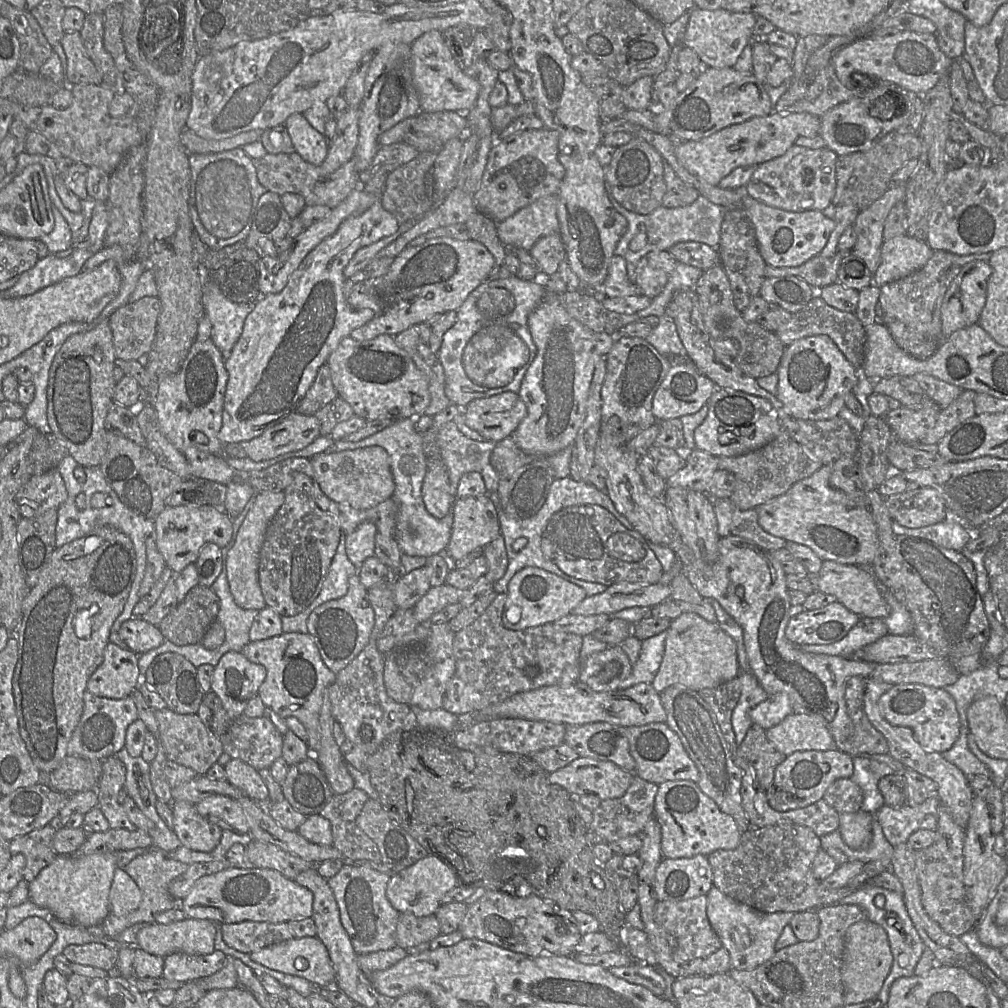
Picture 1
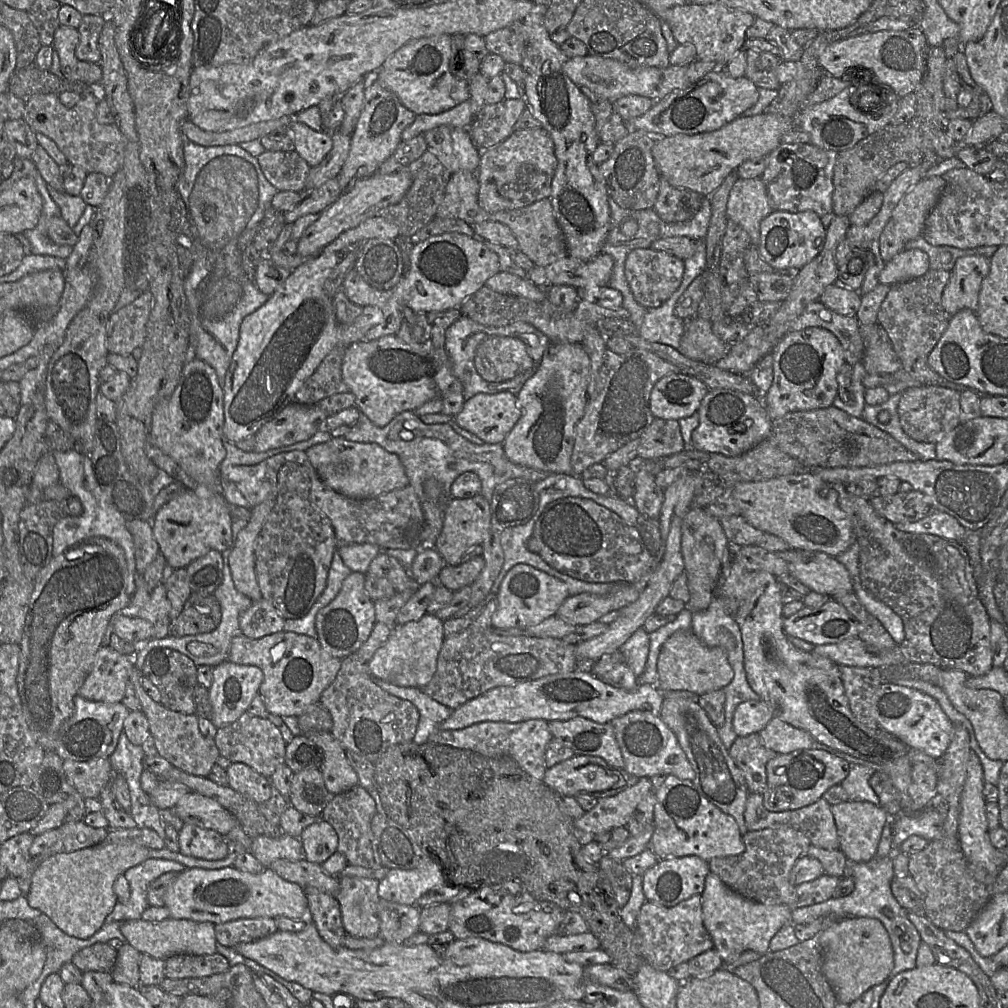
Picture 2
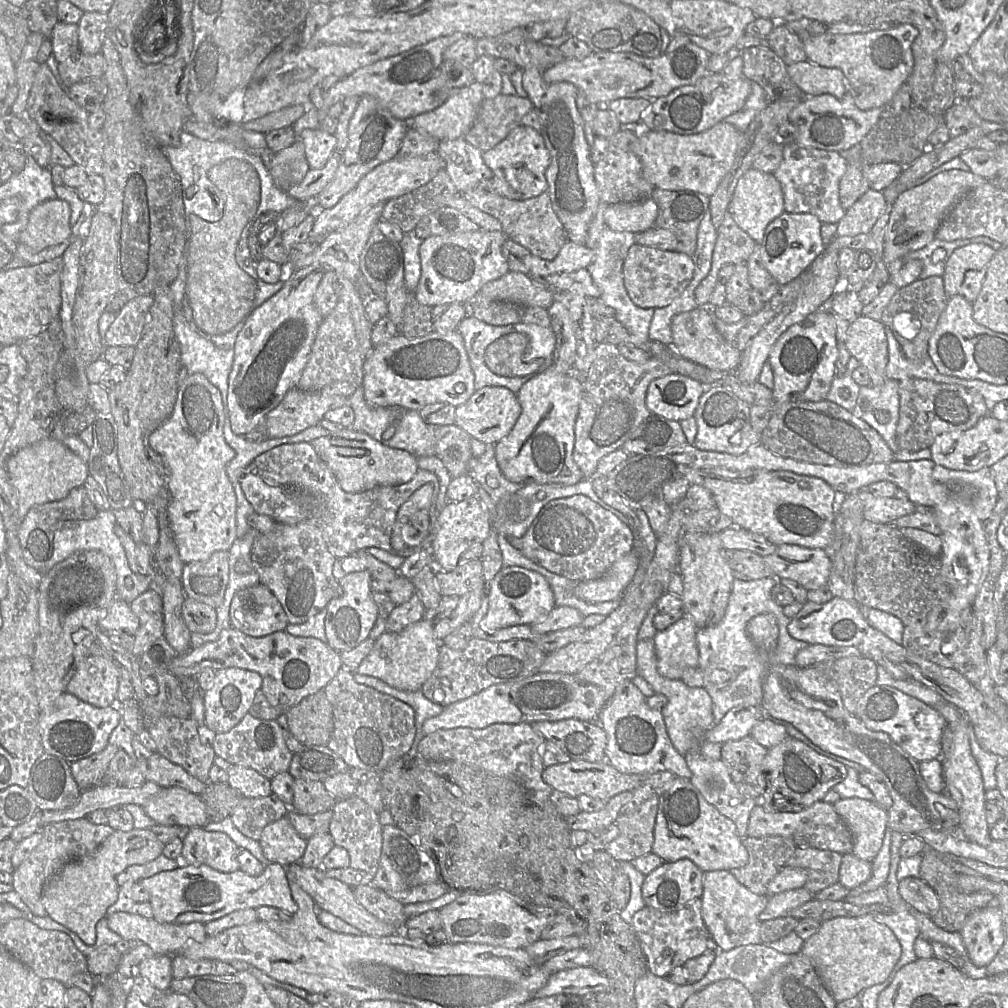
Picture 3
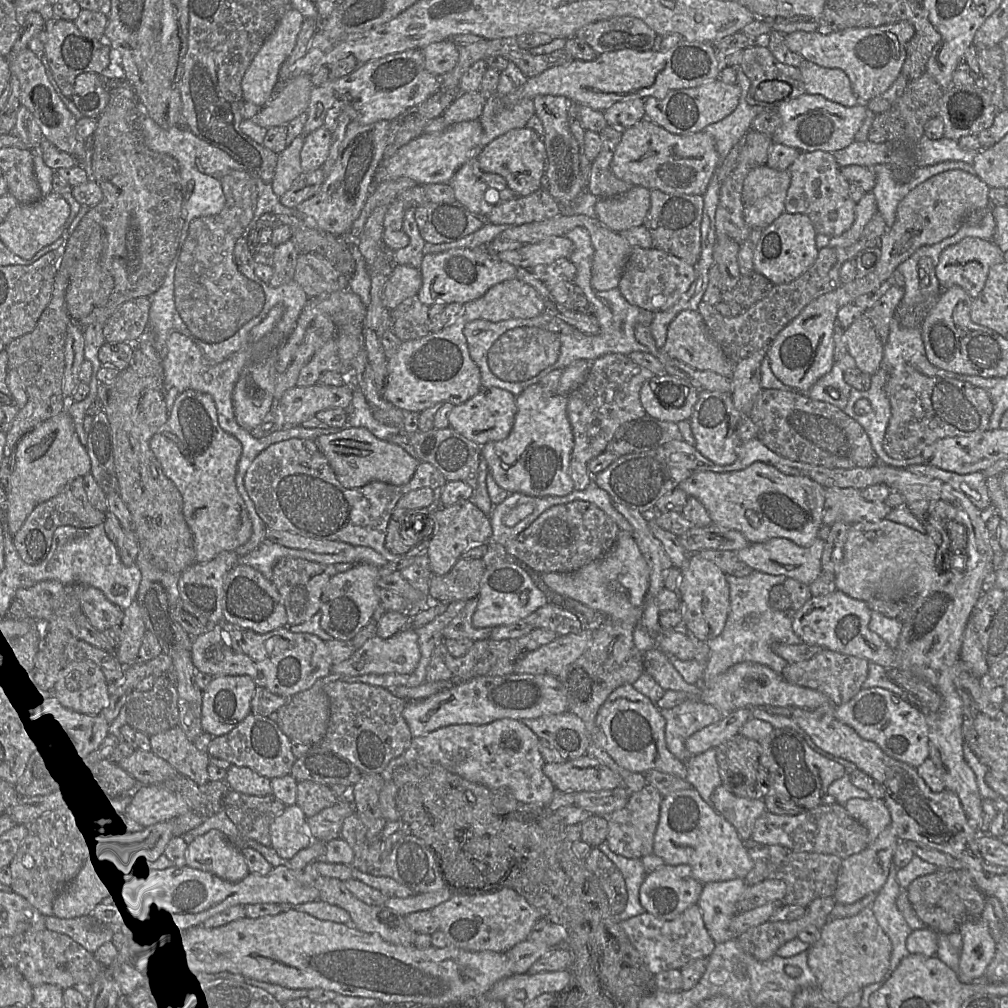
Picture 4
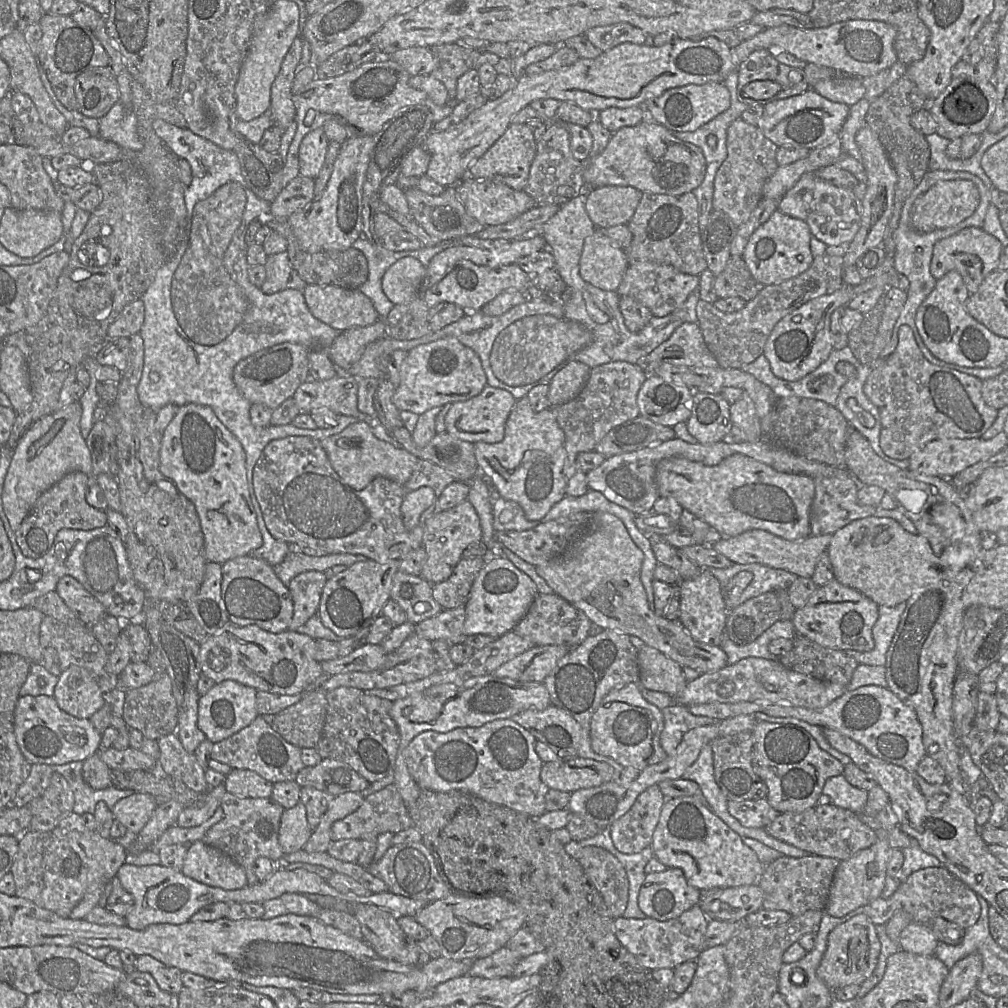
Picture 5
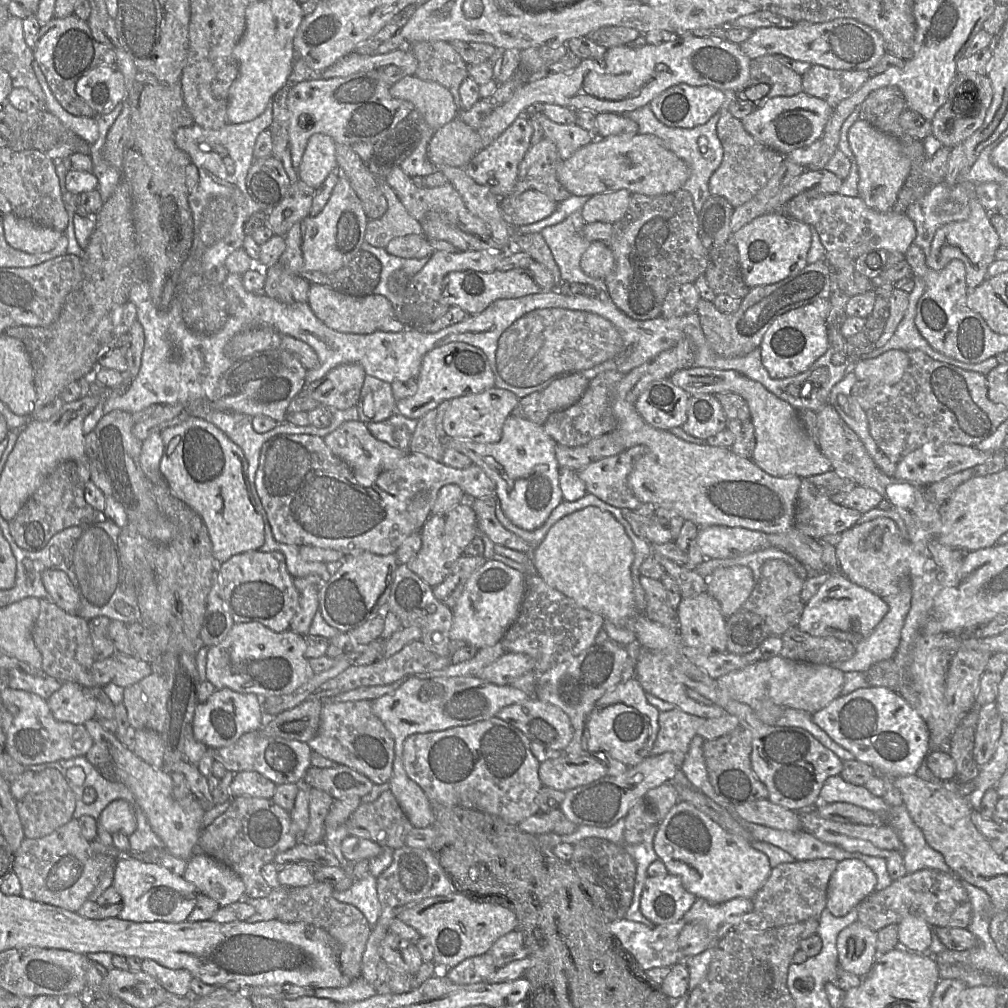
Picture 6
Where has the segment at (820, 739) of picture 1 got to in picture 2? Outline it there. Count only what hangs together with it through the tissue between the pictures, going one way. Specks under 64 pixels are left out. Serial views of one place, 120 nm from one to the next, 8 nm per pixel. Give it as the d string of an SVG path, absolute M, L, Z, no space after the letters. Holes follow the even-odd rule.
M774 716L759 732L762 743L775 754L788 754L801 749L813 749L816 741L809 733Z

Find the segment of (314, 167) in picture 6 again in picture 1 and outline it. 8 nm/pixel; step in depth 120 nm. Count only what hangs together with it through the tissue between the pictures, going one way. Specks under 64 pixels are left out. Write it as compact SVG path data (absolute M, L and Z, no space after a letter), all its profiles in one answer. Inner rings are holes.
M302 113L290 115L284 123L288 134L292 140L295 151L308 163L321 166L328 153L328 140L325 135L319 133L306 120Z

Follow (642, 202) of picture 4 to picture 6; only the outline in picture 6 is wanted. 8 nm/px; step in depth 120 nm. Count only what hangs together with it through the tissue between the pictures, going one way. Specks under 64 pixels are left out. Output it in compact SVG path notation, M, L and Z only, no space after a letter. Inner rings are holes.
M625 189L591 196L581 209L585 223L614 224L624 217L631 196L632 194Z

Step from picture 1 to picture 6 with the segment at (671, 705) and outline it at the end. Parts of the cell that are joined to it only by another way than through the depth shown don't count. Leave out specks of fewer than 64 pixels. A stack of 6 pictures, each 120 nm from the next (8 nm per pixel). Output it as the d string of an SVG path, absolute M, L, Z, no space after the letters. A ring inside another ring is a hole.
M768 799L735 805L743 820L769 828L796 832L801 830L799 813L772 803Z

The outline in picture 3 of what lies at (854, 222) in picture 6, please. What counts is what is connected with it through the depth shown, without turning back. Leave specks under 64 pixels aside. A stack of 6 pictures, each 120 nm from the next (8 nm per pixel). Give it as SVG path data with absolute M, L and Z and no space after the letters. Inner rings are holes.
M790 143L783 147L783 160L773 173L780 182L784 211L788 213L810 213L821 223L837 224L845 215L839 199L839 182L846 172L848 162L837 151L805 148Z

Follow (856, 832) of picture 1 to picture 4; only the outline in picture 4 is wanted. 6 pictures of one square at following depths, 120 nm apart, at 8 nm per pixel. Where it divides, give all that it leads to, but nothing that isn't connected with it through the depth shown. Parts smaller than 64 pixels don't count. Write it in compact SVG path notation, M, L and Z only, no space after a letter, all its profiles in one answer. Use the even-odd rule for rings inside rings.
M851 798L843 806L867 829L869 843L873 842L890 825L891 815L884 799Z

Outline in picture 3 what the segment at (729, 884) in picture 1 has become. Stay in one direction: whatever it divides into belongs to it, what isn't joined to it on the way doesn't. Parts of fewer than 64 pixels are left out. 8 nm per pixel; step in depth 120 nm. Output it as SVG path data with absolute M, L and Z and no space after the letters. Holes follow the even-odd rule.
M747 836L742 843L748 852L748 863L730 872L752 893L767 896L769 882L786 866L797 846L792 839L782 836Z

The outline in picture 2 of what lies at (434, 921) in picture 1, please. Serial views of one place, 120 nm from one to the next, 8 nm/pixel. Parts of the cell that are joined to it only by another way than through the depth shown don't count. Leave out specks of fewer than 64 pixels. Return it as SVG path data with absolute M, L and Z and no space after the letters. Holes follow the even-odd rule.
M380 898L378 903L380 920L379 935L385 943L403 944L412 935L419 932L420 909L390 902Z

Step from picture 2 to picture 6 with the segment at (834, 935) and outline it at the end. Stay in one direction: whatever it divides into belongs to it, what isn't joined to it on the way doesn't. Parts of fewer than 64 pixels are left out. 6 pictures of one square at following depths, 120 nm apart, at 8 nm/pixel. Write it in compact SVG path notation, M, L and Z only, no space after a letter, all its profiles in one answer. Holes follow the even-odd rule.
M859 921L844 928L837 937L838 965L861 978L876 959L877 933Z

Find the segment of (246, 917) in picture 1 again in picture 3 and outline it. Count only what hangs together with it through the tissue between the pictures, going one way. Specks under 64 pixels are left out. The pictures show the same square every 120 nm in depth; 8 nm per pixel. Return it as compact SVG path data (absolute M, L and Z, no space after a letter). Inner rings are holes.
M270 863L258 876L250 876L241 869L223 873L208 865L187 865L174 870L162 871L138 882L149 893L153 918L159 923L186 924L207 923L241 909L275 907L290 914L296 913L289 882L288 868Z

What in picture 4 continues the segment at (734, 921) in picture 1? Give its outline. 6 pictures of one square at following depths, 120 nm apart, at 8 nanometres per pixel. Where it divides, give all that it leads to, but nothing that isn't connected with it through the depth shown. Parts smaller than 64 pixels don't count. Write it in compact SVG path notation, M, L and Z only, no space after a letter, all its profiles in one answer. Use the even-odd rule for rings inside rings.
M742 879L703 885L697 905L705 927L716 944L738 937L731 932L730 922L737 914L736 903L746 887Z

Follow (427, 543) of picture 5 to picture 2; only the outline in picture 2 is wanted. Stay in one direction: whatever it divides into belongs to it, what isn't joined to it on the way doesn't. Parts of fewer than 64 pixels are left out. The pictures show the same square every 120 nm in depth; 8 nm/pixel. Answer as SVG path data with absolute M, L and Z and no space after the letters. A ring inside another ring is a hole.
M482 495L471 498L450 498L444 509L442 530L435 542L435 549L442 556L445 565L457 566L462 556L475 546L482 545L488 538L491 523L489 501Z

